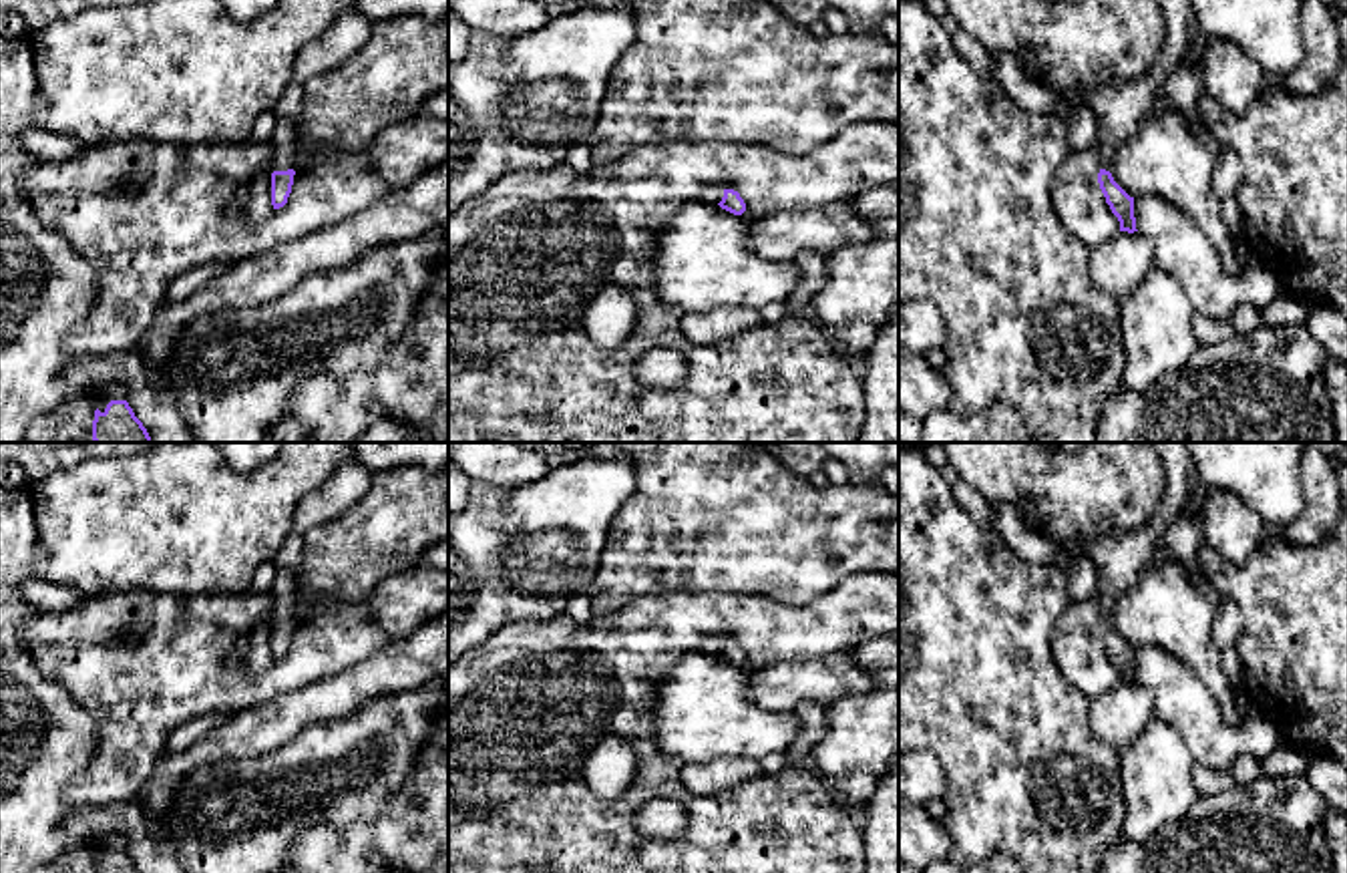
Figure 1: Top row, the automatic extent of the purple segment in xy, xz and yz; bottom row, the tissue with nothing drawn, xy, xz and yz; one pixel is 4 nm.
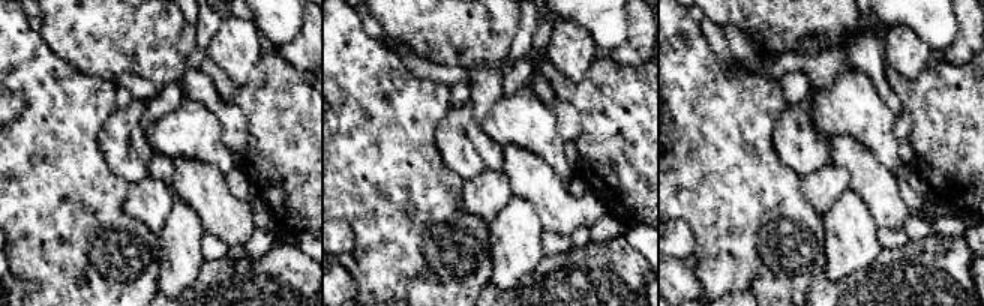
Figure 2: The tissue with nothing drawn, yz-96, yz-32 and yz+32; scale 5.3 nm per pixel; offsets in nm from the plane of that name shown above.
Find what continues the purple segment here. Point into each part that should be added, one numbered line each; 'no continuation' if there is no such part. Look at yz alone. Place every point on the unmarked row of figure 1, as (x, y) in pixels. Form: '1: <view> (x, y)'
1: yz (1120, 558)

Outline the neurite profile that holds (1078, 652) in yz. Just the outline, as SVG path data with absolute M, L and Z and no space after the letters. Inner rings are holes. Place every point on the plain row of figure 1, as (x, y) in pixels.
M1094 595L1070 601L1066 612L1055 620L1049 636L1049 648L1062 678L1090 700L1120 682L1120 672L1100 640L1098 624L1100 599Z

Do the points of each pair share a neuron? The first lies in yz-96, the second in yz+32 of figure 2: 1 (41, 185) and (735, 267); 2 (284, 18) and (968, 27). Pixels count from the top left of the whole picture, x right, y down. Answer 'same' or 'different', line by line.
1: same
2: different

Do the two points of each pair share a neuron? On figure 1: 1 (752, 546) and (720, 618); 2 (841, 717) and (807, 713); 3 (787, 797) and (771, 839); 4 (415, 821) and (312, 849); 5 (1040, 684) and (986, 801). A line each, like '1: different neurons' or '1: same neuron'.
1: different neurons
2: different neurons
3: same neuron
4: same neuron
5: same neuron

